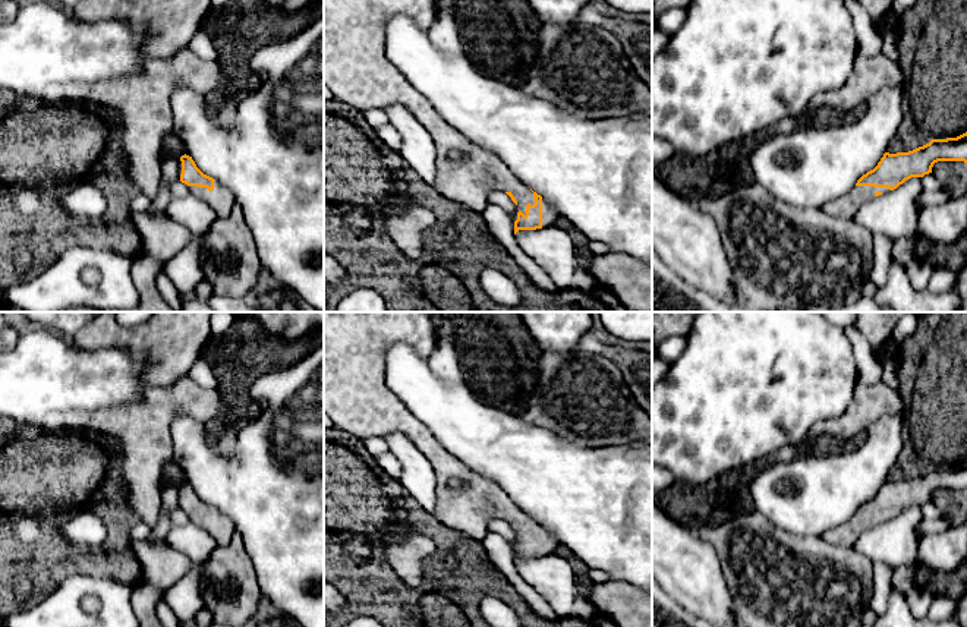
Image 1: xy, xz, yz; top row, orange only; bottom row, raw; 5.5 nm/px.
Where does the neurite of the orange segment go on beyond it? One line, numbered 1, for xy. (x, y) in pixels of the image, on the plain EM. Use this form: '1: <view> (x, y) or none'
1: xy (221, 528)

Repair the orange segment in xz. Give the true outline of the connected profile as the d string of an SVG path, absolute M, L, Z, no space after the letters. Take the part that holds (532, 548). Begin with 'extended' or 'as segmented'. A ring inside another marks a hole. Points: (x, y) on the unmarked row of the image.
extended; M324 312L324 413L333 425L353 438L384 438L391 432L406 435L428 459L435 472L435 517L470 541L482 542L491 519L504 519L517 533L514 563L552 554L558 545L554 533L529 517L491 479L476 473L448 453L425 422L413 416L385 384L385 352L394 343L412 346L429 359L438 334L431 312Z

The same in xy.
extended; M182 483L180 510L189 514L190 523L205 529L217 545L229 545L236 535L236 526L230 517L220 513L212 505L204 502L189 483Z

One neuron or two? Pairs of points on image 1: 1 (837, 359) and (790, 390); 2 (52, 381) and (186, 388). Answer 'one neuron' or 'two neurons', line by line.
1: one neuron
2: two neurons

